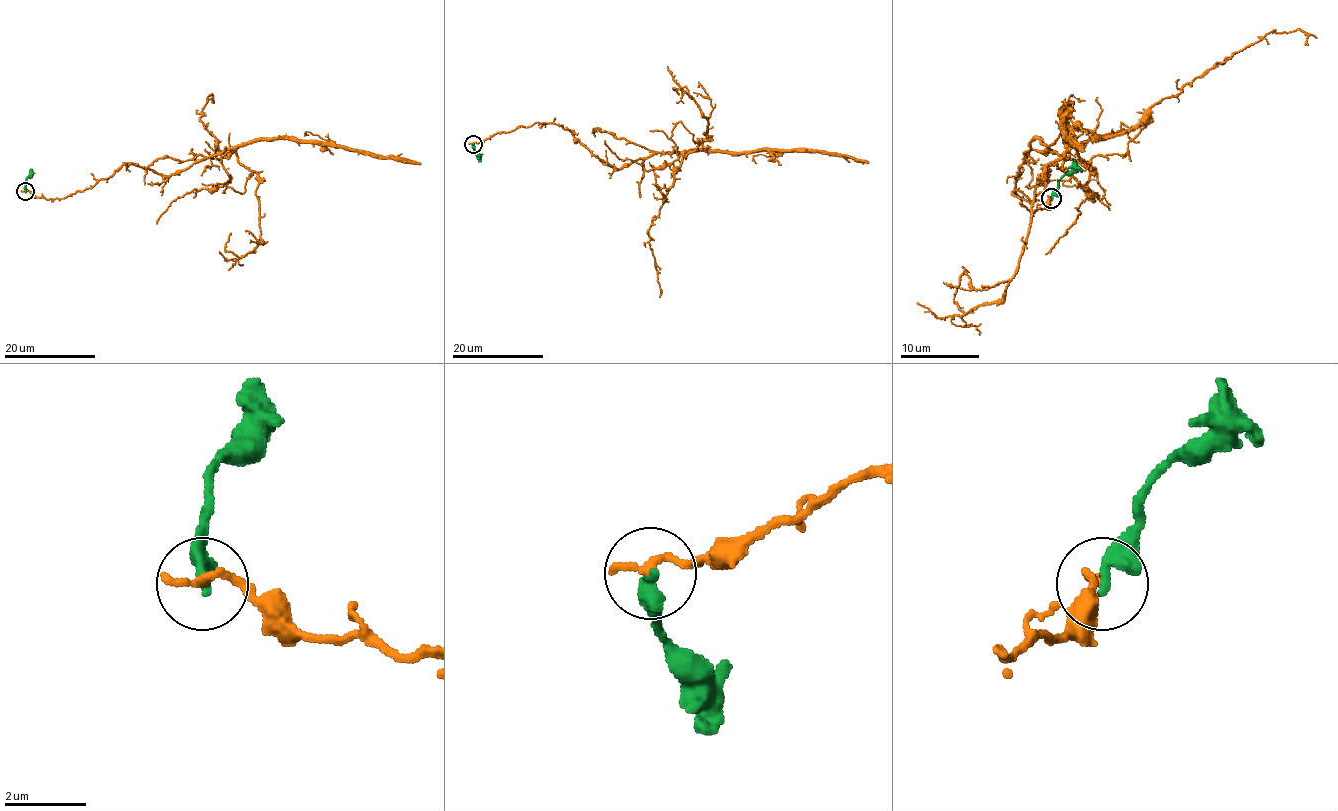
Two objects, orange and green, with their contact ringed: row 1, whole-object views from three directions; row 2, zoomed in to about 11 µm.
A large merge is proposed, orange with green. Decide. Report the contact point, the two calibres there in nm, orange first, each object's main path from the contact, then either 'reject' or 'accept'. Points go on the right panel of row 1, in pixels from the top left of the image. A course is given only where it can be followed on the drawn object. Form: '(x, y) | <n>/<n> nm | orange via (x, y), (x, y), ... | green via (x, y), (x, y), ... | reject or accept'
(1051, 198) | 240/360 nm | orange via (1051, 199), (1029, 210), (1015, 177), (1031, 150), (1094, 169), (1066, 140), (1066, 108), (1062, 126), (1084, 152) | green via (1051, 199), (1060, 179), (1082, 169) | reject

